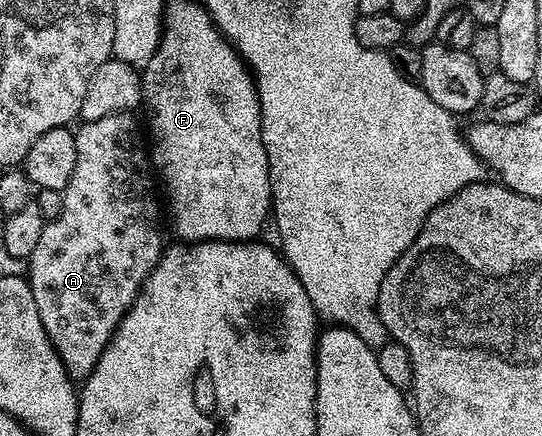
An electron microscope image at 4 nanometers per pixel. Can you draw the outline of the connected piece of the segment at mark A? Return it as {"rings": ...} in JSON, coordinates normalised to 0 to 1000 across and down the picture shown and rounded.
{"rings":[[[214,257],[194,271],[159,275],[149,296],[140,296],[138,390],[131,390],[131,417],[124,417],[114,440],[114,486],[85,511],[50,599],[50,640],[65,702],[72,702],[72,729],[79,729],[79,757],[87,757],[124,858],[138,876],[153,876],[172,856],[197,784],[301,576],[301,477],[290,470],[290,440],[282,433],[286,394],[249,268],[236,257]]]}

